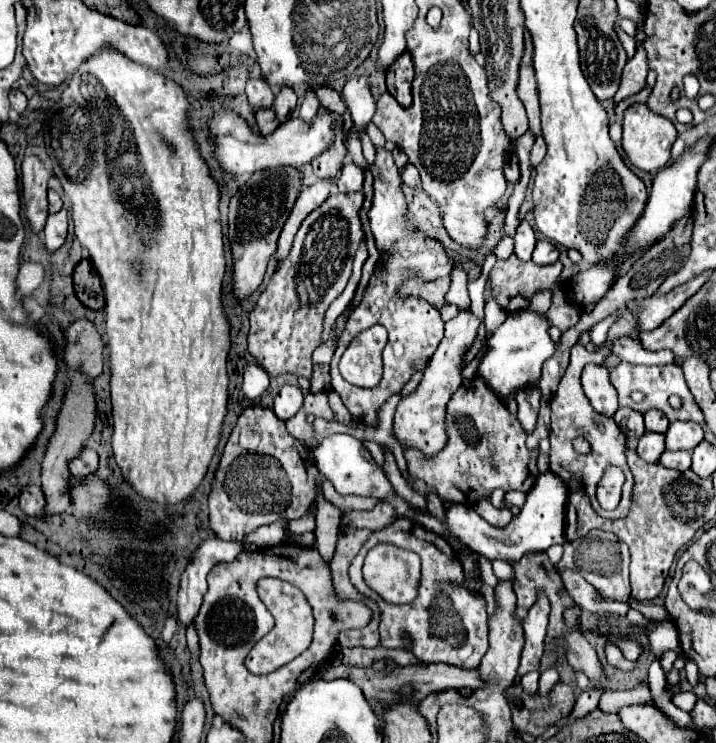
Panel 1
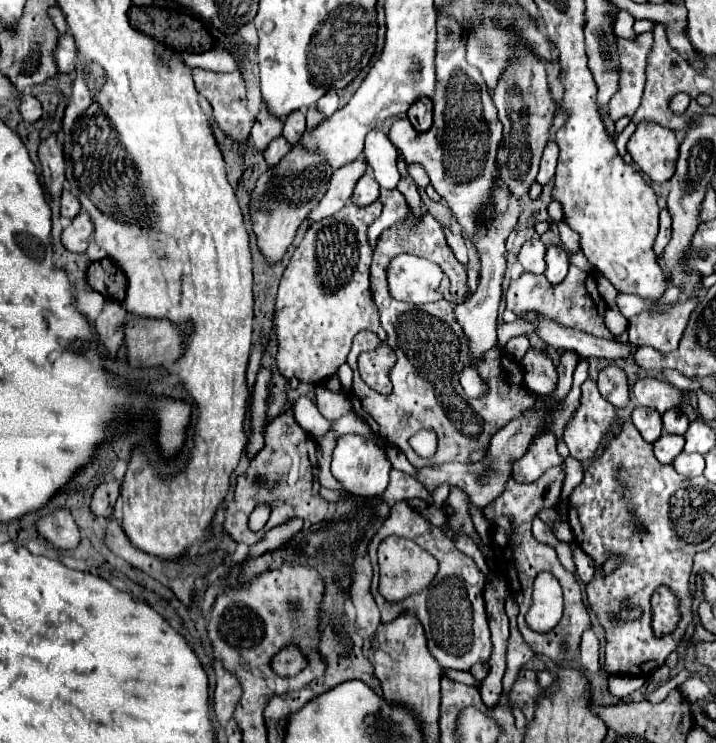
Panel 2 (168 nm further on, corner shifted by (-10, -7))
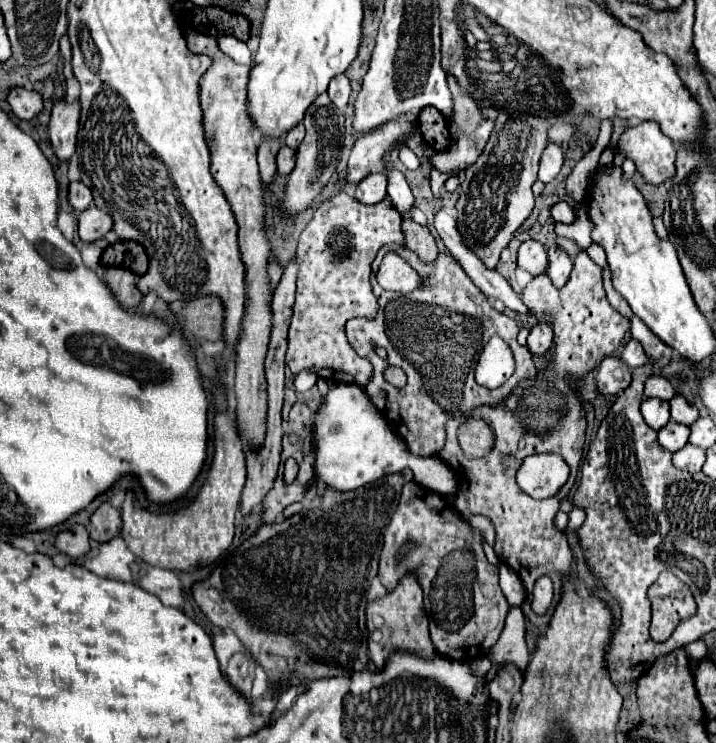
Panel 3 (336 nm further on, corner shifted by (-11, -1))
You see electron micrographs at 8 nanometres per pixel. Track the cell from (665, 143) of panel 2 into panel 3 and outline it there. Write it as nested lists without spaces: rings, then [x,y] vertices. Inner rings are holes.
[[[643,121],[629,127],[619,141],[629,159],[635,161],[637,171],[647,183],[659,185],[675,175],[677,149],[673,141],[661,133],[659,123]]]

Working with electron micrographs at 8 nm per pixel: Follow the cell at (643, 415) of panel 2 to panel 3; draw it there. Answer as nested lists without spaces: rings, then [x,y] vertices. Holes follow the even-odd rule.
[[[643,399],[641,415],[651,429],[659,431],[669,421],[669,403],[661,399]]]

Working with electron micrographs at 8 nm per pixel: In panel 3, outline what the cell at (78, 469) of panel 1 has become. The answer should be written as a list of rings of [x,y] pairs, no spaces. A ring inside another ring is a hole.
[[[103,503],[93,515],[91,515],[91,539],[99,543],[107,543],[111,537],[115,537],[121,531],[121,515],[119,509],[115,509],[109,503]]]

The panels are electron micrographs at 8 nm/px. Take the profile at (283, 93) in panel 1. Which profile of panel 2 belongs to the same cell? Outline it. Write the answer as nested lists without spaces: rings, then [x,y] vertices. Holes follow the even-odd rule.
[[[294,111],[294,115],[288,115],[286,121],[284,121],[284,131],[282,131],[282,137],[286,137],[288,143],[296,145],[302,137],[306,129],[306,119],[304,119],[304,113],[302,111]]]

